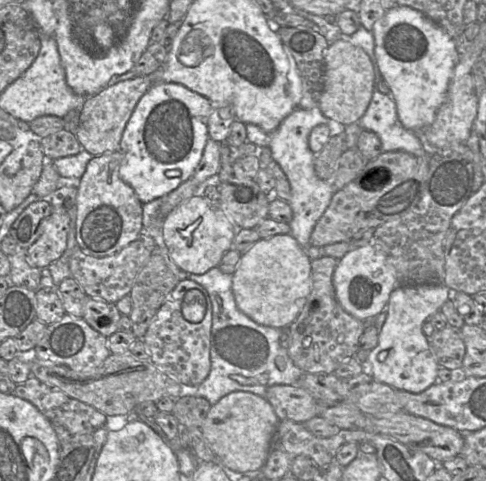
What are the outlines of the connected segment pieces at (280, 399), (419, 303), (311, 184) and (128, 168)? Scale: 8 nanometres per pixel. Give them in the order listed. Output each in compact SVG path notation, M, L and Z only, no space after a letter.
M273 385L264 395L278 419L303 423L318 416L318 402L296 385Z
M444 284L397 285L391 293L387 306L384 325L379 333L376 347L370 351L365 362L365 372L377 381L394 389L419 394L438 382L439 365L429 340L423 333L427 318L438 312L449 299L450 289Z
M319 106L311 109L296 108L271 133L263 131L255 124L245 124L247 142L259 147L270 147L273 159L287 176L291 188L288 203L293 211L293 217L289 223L290 234L304 249L310 246L309 241L312 231L329 206L335 193L330 181L325 181L317 176L314 168L315 154L309 148L310 132L315 126L320 124L329 126L331 138L340 134L344 129L344 125L326 117Z
M158 82L138 101L123 131L120 145L120 177L131 186L142 203L162 198L190 179L209 140L208 120L212 104L206 97L173 82Z

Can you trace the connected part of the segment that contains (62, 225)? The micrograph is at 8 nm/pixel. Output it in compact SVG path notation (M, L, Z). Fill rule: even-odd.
M52 211L42 234L25 253L28 262L45 269L56 261L65 251L69 229L69 214Z

